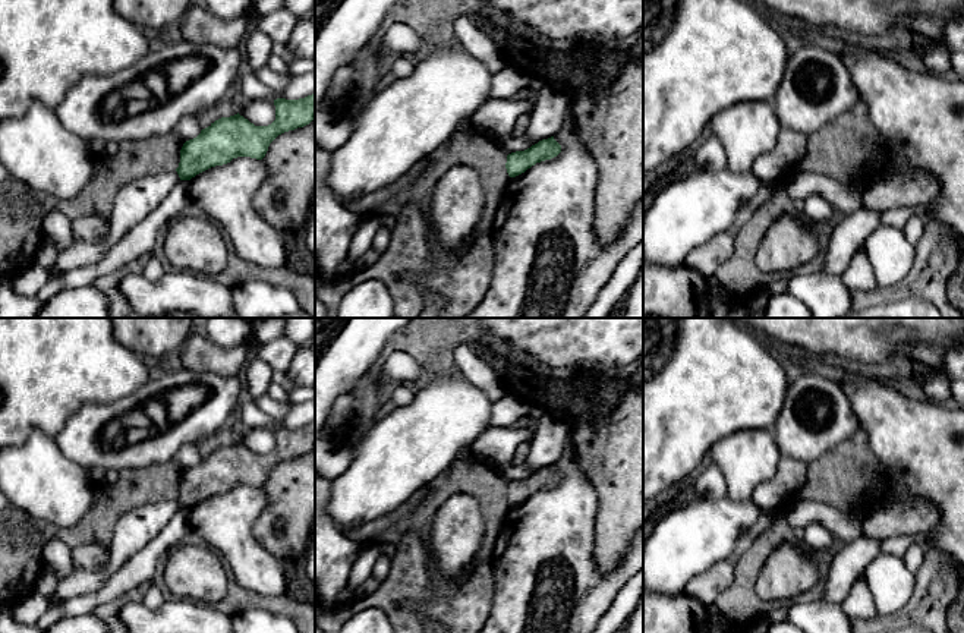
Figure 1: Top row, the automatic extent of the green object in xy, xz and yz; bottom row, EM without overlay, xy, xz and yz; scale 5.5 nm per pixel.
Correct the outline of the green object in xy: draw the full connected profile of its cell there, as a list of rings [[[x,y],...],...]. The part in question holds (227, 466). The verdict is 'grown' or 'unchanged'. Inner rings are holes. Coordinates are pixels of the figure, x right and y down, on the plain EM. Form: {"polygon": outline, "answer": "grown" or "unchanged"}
{"polygon": [[[315,422],[299,428],[274,428],[275,448],[255,454],[239,441],[221,445],[183,472],[176,497],[180,508],[230,491],[237,485],[262,488],[270,472],[281,462],[309,453],[315,447]]], "answer": "unchanged"}

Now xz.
{"polygon": [[[542,467],[524,479],[516,479],[507,484],[505,497],[510,506],[524,501],[536,491],[551,488],[561,481],[561,473],[554,467]]], "answer": "unchanged"}

